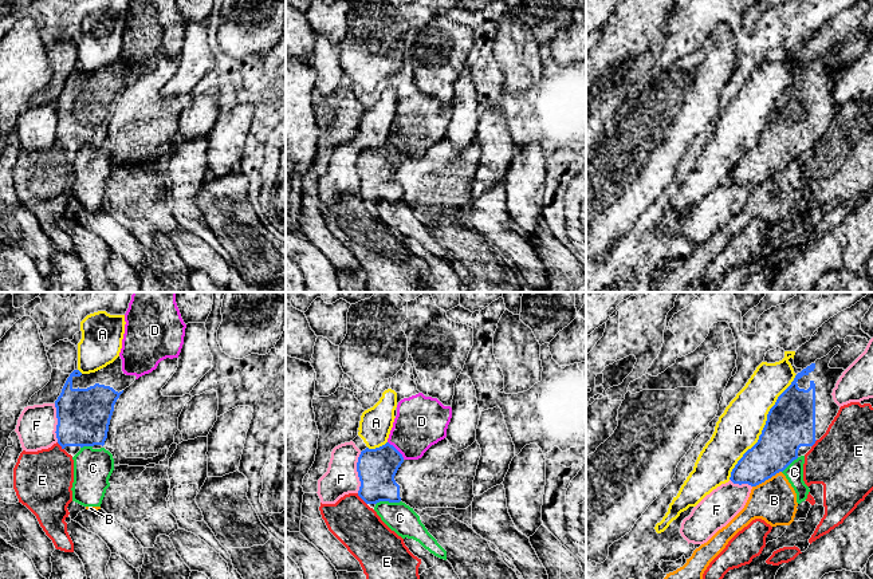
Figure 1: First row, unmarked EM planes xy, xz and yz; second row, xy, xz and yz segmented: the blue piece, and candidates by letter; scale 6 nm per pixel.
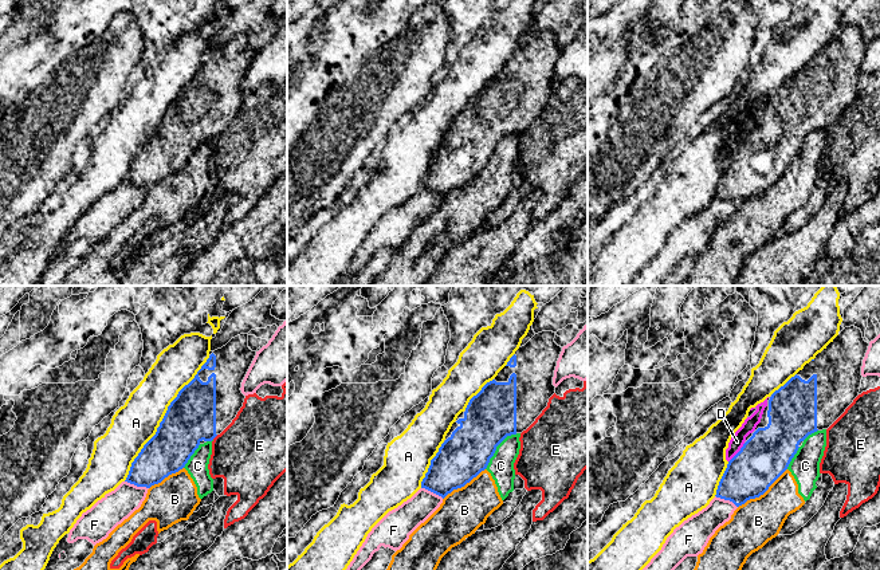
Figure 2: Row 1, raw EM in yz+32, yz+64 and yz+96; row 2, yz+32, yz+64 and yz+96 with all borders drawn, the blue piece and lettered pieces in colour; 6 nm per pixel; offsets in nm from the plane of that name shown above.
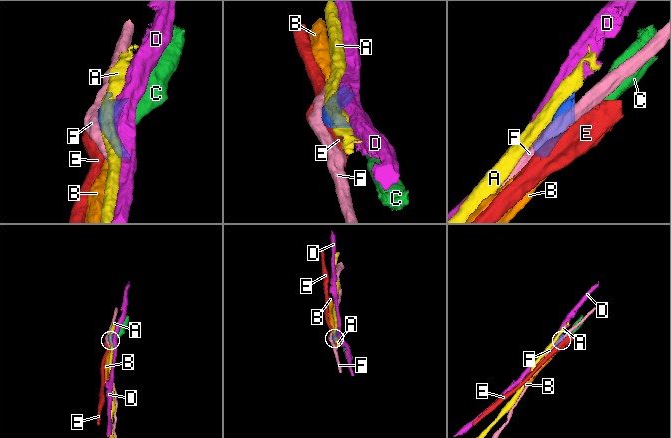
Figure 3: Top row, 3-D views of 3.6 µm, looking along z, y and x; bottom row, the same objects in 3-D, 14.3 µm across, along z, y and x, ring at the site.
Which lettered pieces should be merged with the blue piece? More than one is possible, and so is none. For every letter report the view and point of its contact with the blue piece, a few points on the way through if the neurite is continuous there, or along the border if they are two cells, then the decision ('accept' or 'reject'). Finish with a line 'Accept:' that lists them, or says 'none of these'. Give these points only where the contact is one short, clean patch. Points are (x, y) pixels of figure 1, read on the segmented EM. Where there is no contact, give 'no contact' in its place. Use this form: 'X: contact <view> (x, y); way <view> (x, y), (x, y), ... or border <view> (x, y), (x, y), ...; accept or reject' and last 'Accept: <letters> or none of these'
A: contact yz (765, 426); reject
B: contact yz (766, 479); reject
C: contact xz (388, 500); border xz (400, 500), (378, 501), (376, 504); reject
D: contact xz (397, 451); reject
E: contact xz (361, 497); border xz (357, 493), (366, 504); reject
F: contact xz (357, 471); reject
Accept: none of these

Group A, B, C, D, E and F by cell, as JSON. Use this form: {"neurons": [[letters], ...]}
{"neurons": [["A"], ["B", "C"], ["D"], ["E"], ["F"]]}

